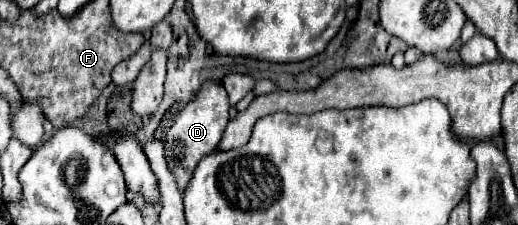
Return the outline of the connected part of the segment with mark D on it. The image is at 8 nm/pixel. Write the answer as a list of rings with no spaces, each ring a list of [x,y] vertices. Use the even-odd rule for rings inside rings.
[[[222,83],[202,85],[202,89],[196,93],[196,97],[190,103],[186,103],[186,107],[176,115],[172,127],[166,131],[164,157],[168,161],[168,169],[170,169],[176,185],[180,189],[184,189],[186,183],[190,181],[198,161],[216,149],[228,119],[230,119],[230,103],[228,103],[228,95],[226,95],[226,89],[222,87]]]

